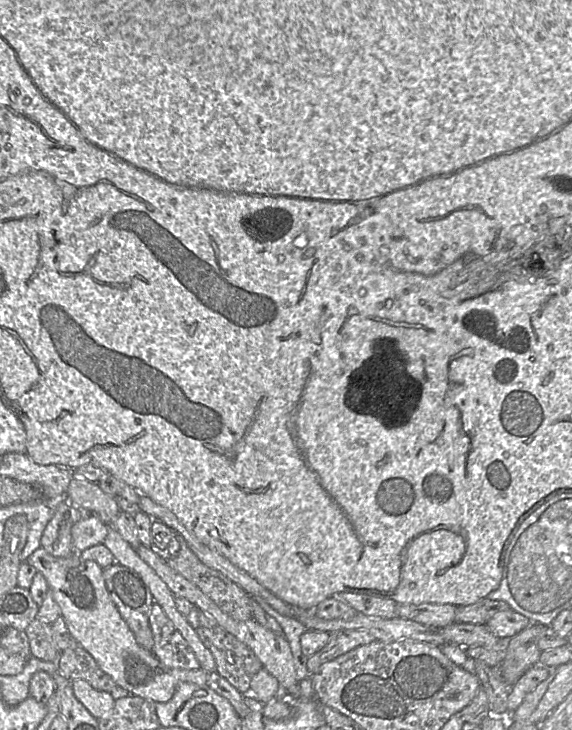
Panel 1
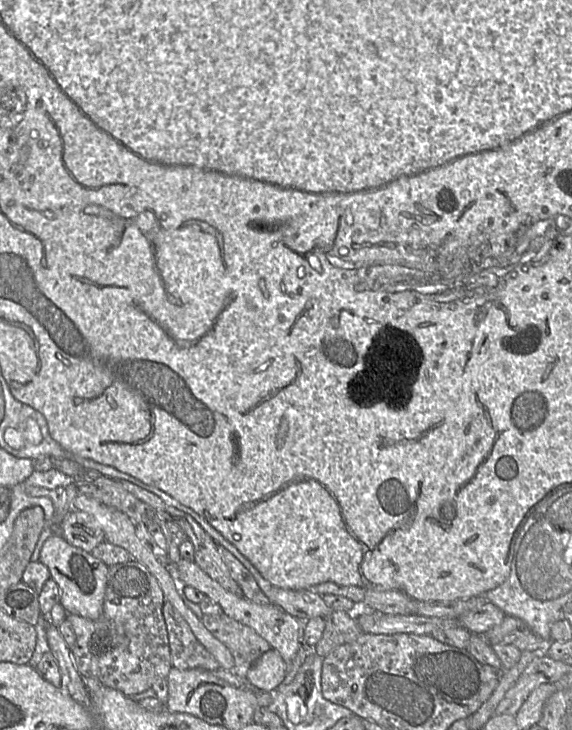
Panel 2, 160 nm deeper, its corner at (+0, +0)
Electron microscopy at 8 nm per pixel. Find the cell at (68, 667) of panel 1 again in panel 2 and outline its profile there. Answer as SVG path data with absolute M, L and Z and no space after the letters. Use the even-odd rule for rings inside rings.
M130 560L108 568L103 613L97 620L68 614L76 635L72 648L74 664L82 677L96 678L102 686L133 696L150 689L158 679L166 679L172 659L163 617L164 594L148 568Z

